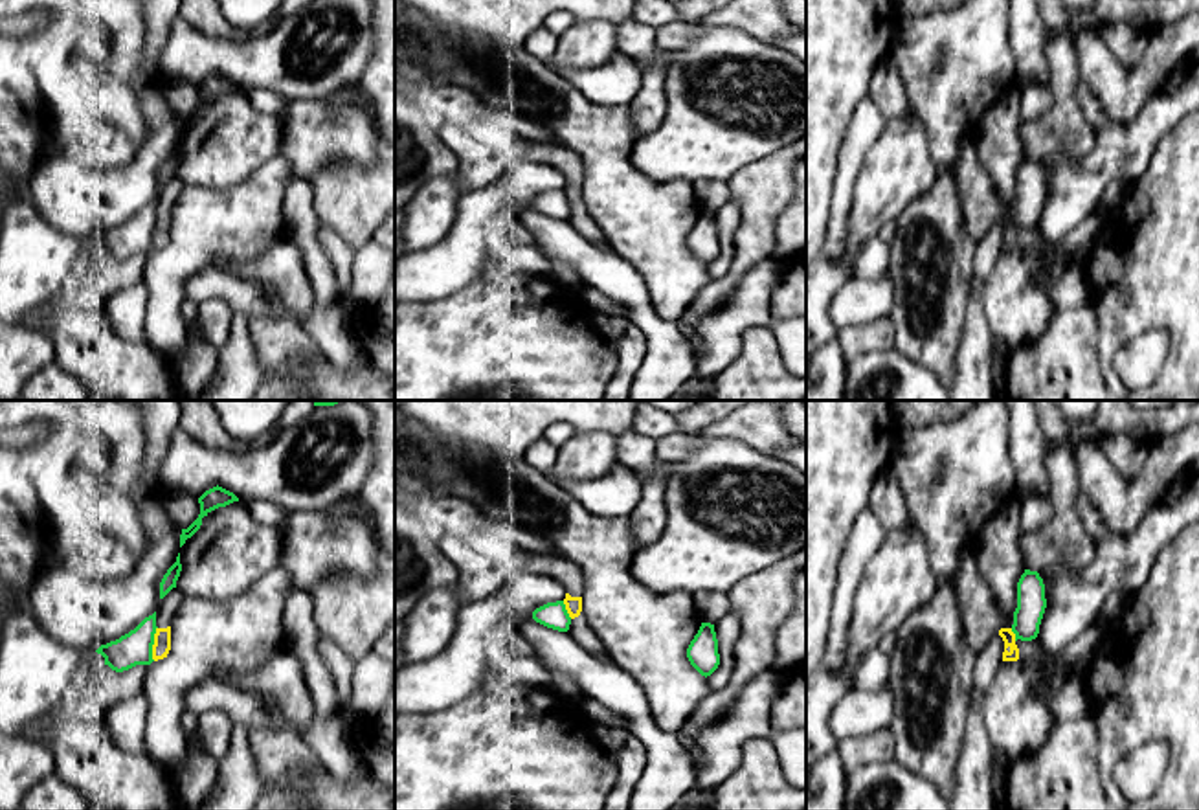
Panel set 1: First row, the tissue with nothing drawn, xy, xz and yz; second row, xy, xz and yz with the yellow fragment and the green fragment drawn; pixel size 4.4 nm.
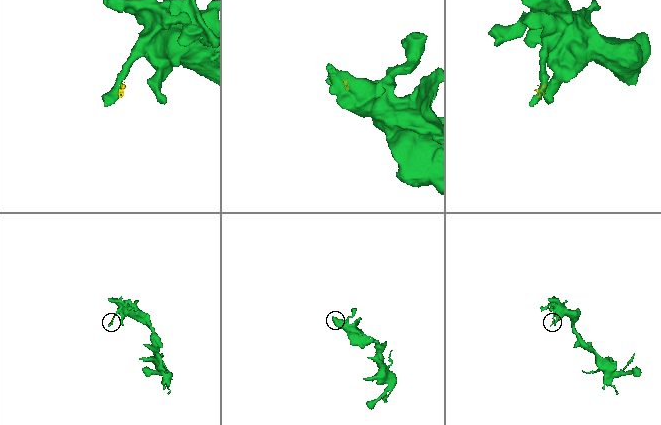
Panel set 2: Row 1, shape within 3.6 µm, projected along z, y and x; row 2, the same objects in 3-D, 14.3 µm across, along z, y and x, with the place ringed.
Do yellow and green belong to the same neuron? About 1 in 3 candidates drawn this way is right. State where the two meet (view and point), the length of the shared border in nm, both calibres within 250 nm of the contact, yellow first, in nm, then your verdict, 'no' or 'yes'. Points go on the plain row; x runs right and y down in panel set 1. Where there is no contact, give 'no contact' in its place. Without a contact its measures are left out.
xy (155, 232) | 150 nm | 80/150 nm | no

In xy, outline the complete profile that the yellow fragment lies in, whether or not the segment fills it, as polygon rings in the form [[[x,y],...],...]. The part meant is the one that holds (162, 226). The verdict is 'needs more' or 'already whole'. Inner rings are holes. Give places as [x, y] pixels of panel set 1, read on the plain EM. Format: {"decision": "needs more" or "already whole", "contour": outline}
{"decision": "needs more", "contour": [[[173,176],[163,187],[160,187],[160,195],[156,200],[156,222],[152,233],[152,248],[167,246],[171,239],[171,209],[185,186]]]}

